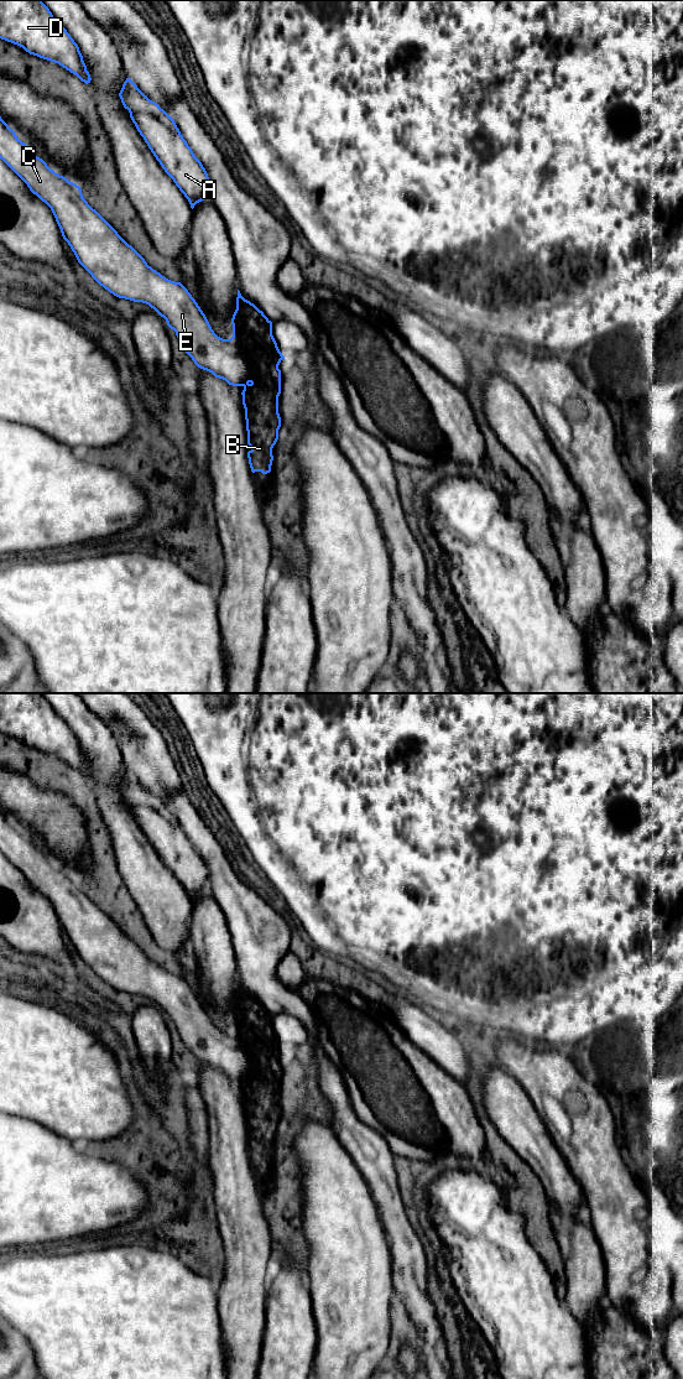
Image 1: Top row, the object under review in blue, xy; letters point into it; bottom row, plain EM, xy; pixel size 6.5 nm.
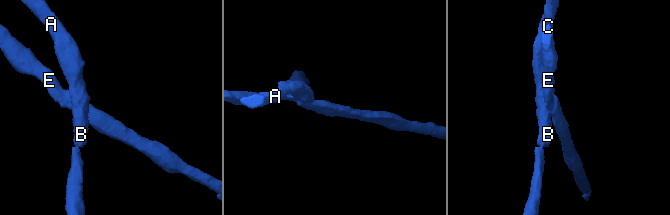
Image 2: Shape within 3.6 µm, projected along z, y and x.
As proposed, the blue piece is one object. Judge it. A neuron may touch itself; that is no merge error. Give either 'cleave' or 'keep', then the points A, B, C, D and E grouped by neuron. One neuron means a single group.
cleave; groups A B D / C E

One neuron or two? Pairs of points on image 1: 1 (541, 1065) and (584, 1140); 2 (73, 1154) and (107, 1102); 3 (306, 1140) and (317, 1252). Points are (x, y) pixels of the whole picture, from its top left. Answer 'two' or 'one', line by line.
1: one
2: two
3: one

